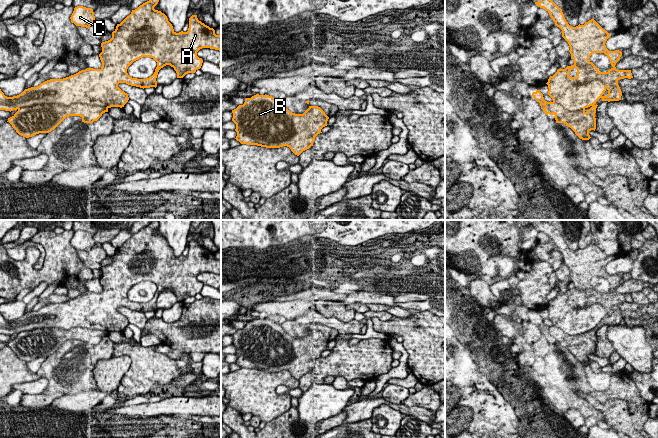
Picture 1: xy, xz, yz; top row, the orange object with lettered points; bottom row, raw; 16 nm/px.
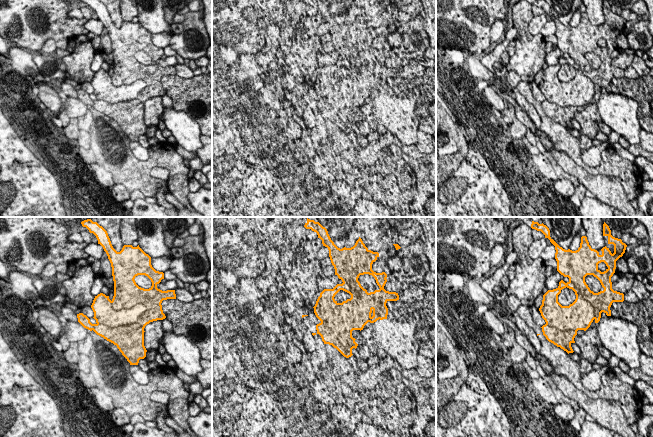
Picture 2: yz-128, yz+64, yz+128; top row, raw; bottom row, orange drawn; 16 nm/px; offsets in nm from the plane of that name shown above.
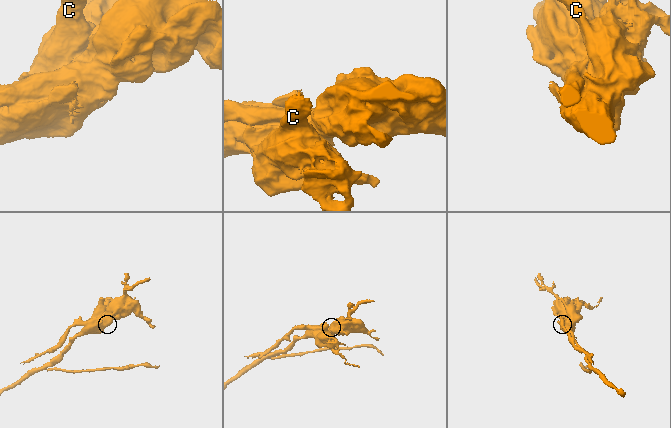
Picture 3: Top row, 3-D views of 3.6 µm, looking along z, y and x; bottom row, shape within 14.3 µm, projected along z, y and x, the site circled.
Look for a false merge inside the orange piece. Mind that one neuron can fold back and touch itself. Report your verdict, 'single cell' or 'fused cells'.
fused cells

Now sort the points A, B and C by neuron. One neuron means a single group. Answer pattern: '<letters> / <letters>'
A / B C

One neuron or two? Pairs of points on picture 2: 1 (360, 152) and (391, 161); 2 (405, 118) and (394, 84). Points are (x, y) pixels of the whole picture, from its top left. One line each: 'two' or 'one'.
1: two
2: two

